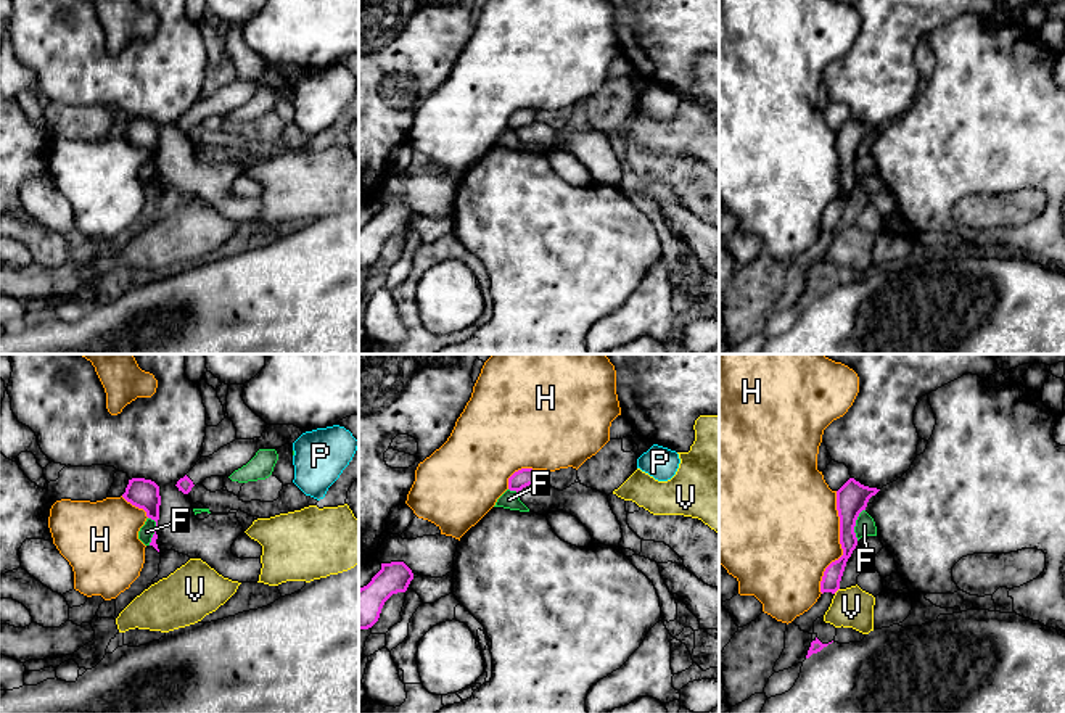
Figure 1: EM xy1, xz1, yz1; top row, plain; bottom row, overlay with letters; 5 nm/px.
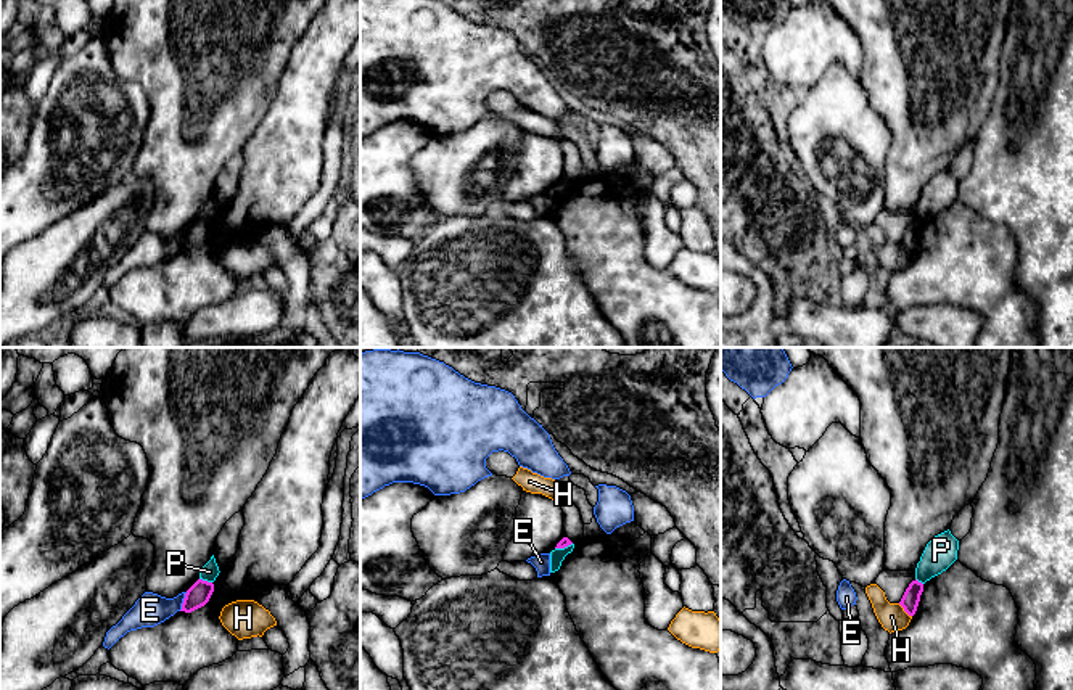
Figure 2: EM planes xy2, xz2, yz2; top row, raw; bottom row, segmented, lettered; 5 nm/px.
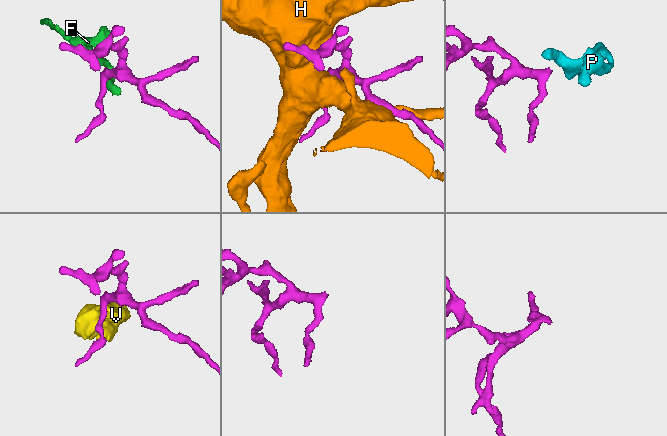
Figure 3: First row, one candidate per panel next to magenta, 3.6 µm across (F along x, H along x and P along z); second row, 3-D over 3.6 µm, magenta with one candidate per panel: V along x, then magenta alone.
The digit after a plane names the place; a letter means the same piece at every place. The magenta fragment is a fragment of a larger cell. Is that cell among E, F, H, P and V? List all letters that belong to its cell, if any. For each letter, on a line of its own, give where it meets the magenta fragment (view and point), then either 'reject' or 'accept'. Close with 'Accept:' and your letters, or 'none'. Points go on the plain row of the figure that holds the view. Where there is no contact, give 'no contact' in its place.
E: meets magenta in xy2 at (184, 242); reject
F: meets magenta in yz1 at (855, 164); reject
H: meets magenta in yz1 at (840, 182); reject
P: meets magenta in xy2 at (206, 221); reject
V: meets magenta in yz1 at (835, 230); reject
Accept: none

